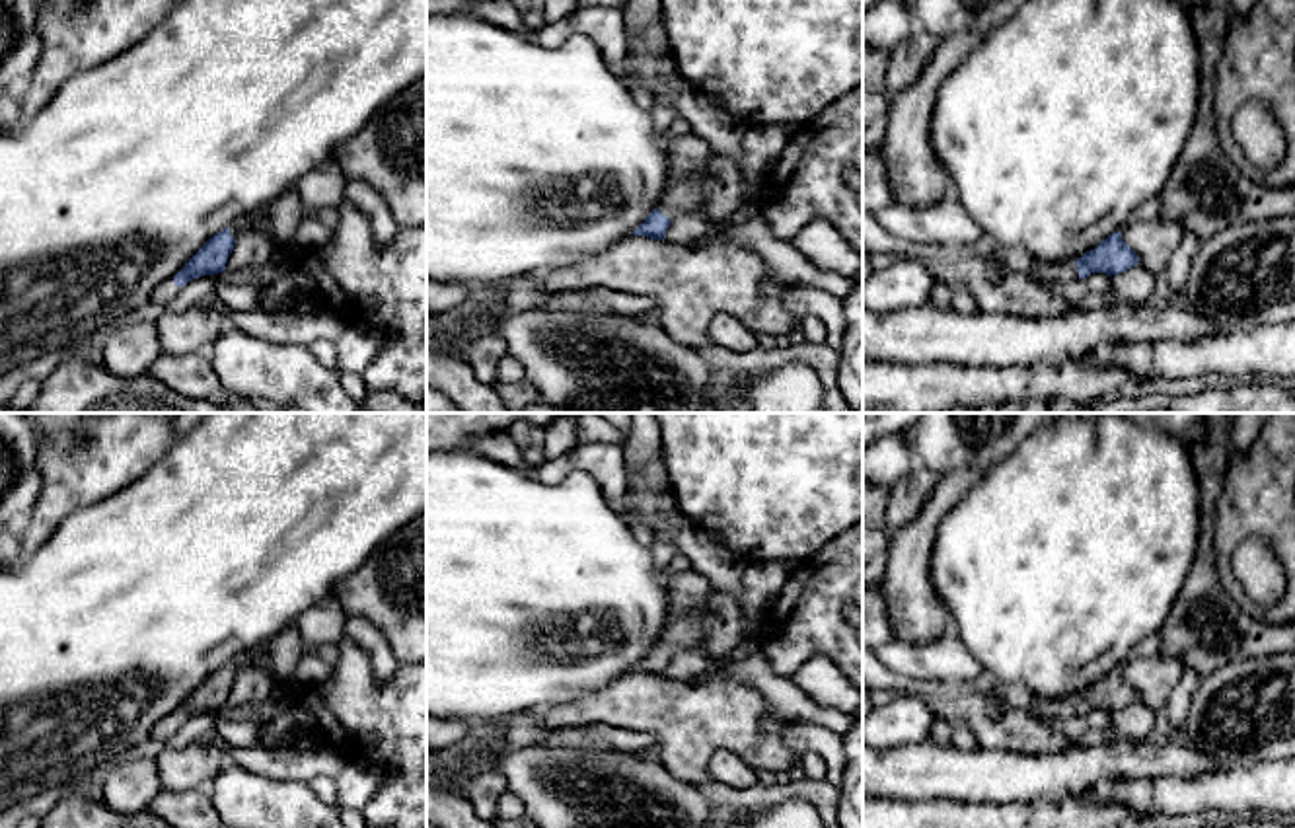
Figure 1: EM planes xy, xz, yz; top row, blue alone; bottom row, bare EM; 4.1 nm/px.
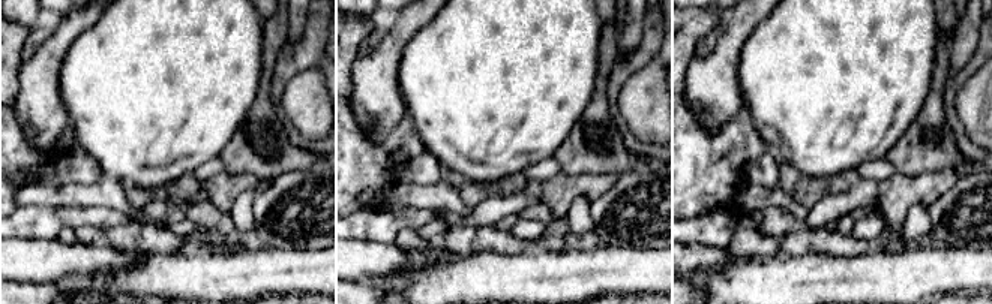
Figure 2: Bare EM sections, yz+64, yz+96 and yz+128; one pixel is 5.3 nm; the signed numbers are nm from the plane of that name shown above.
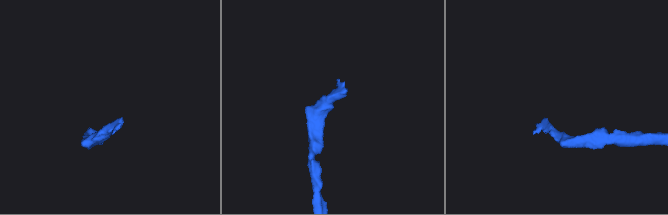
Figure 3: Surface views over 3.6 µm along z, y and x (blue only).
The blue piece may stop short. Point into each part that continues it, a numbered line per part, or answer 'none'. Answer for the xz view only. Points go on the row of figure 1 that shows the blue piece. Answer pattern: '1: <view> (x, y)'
1: xz (688, 156)

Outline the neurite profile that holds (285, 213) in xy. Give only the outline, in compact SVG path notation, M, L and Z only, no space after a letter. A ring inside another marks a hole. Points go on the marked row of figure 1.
M296 187L284 191L265 208L265 212L271 220L271 236L275 238L280 249L286 249L306 214L304 203Z

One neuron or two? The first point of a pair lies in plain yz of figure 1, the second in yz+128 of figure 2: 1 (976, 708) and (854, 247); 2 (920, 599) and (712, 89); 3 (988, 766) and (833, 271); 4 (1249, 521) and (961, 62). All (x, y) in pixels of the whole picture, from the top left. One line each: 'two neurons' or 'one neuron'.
1: one neuron
2: one neuron
3: two neurons
4: two neurons

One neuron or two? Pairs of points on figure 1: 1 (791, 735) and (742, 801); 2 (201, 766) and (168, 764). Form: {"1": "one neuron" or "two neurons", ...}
{"1": "two neurons", "2": "one neuron"}

